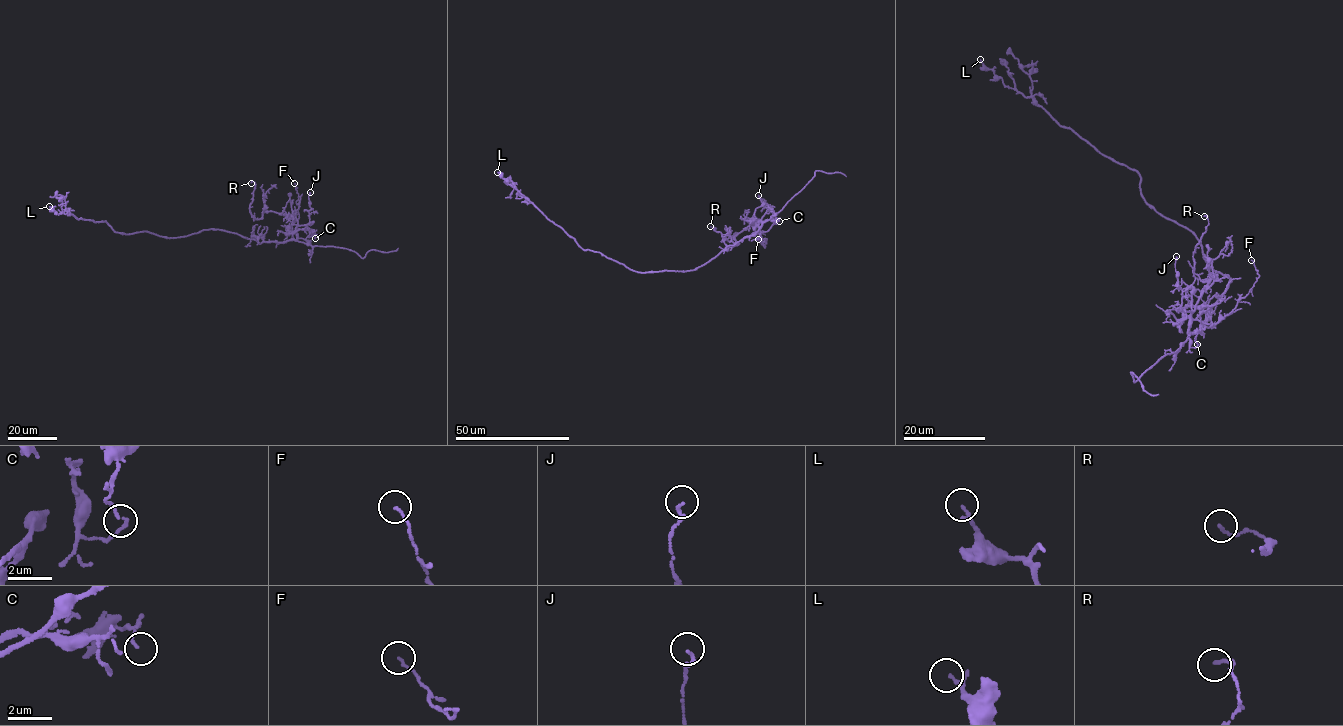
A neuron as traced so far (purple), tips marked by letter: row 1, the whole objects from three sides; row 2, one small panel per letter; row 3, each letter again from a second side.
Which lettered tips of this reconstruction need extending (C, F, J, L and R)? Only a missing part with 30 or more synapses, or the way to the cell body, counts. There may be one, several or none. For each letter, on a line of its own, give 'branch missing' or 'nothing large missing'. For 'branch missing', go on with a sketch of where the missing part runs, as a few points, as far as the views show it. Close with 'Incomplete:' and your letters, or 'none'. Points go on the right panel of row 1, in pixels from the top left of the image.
C: nothing large missing
F: nothing large missing
J: nothing large missing
L: nothing large missing
R: nothing large missing
Incomplete: none

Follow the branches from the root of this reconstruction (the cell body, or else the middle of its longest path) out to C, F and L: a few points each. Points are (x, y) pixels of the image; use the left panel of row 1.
C: (192, 233), (224, 230), (259, 243), (286, 242), (296, 239), (292, 231), (300, 228), (313, 231), (315, 238)
F: (192, 233), (214, 229), (234, 232), (259, 243), (295, 240), (291, 227), (298, 217), (299, 207), (294, 183)
L: (192, 233), (166, 238), (143, 231), (125, 234), (105, 221), (79, 219), (49, 206)

